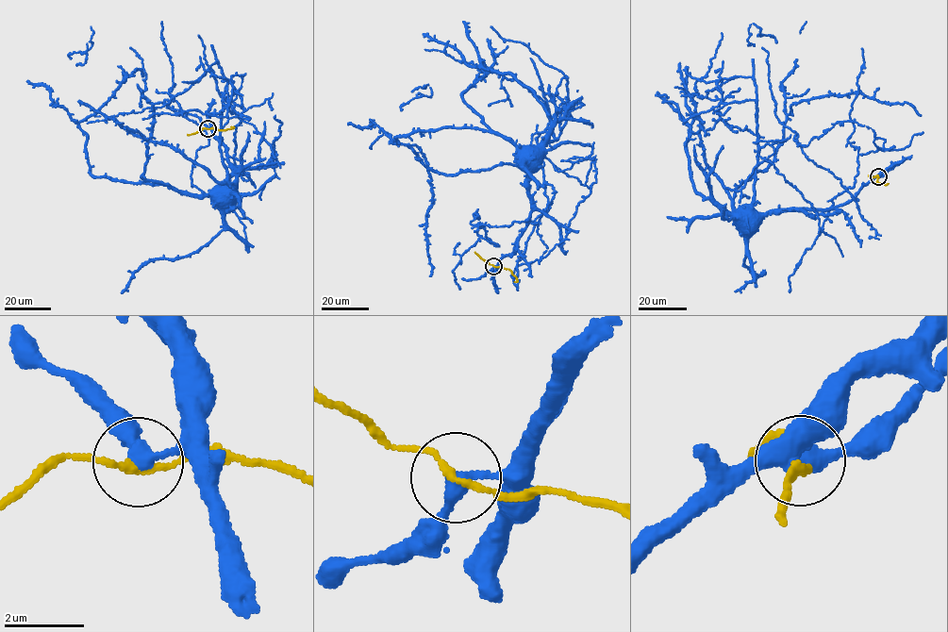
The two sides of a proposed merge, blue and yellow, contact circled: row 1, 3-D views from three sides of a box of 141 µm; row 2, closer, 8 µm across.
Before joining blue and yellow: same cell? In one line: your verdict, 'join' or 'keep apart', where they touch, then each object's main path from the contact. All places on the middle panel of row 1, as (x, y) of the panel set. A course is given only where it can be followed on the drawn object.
keep apart; at (493, 266); blue runs (493, 266), (513, 252), (531, 210), (527, 152); yellow runs (493, 266), (508, 269), (516, 277), (514, 281)

